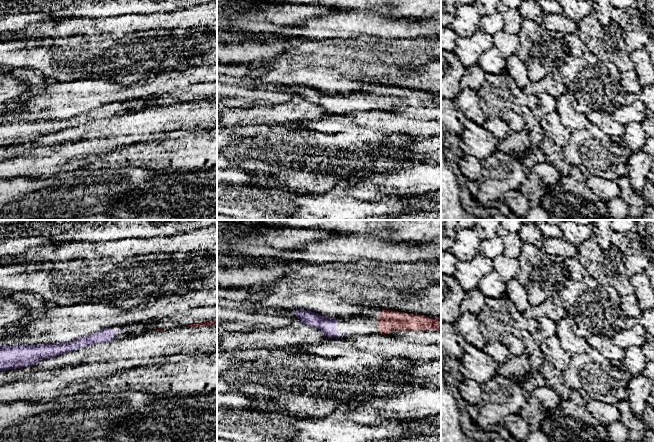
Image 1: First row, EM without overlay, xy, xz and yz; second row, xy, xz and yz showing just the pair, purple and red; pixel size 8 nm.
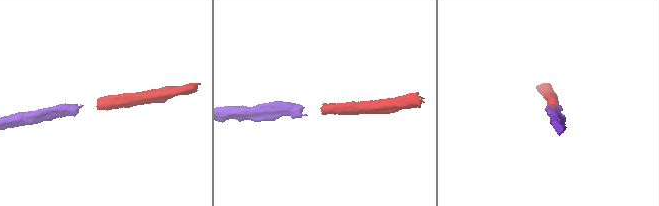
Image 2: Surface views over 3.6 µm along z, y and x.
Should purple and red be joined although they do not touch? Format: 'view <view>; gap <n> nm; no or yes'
view xz; gap 240 nm; yes

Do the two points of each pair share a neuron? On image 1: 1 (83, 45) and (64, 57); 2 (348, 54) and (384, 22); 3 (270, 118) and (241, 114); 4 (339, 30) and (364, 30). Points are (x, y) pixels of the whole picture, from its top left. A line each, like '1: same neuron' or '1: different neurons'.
1: same neuron
2: different neurons
3: same neuron
4: same neuron

